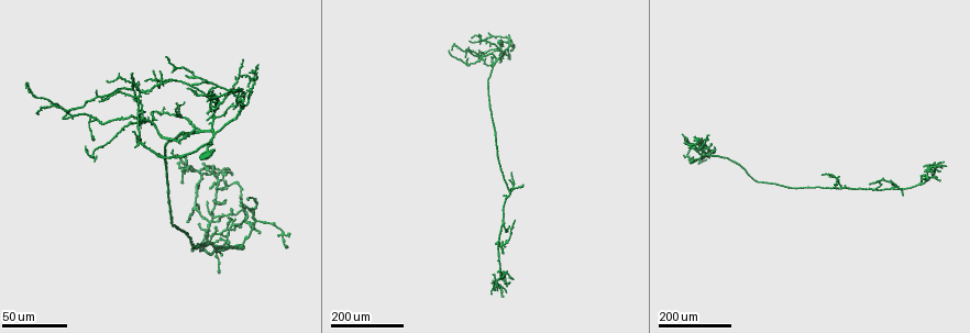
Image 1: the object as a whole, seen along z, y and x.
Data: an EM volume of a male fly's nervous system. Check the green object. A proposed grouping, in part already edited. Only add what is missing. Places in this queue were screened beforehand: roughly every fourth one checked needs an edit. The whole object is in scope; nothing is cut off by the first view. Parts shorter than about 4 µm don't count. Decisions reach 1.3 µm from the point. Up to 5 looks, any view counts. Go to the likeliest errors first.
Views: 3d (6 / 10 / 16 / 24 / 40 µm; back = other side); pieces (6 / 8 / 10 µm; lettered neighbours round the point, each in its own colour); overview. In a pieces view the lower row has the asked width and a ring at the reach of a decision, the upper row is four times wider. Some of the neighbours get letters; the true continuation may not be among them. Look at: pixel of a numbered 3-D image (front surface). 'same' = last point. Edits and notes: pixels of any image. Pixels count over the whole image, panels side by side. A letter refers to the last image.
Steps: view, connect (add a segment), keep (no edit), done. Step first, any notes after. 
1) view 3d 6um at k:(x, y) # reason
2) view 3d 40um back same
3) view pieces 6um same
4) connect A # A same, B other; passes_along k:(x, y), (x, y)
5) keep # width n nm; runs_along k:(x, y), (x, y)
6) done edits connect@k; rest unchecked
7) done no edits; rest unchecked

view 3d 40um at 1:(238, 90) # branch stops here

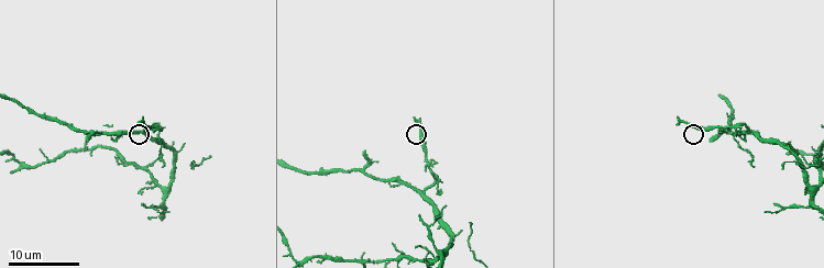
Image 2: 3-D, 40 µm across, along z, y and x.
view pieces 8um at 2:(677, 125)

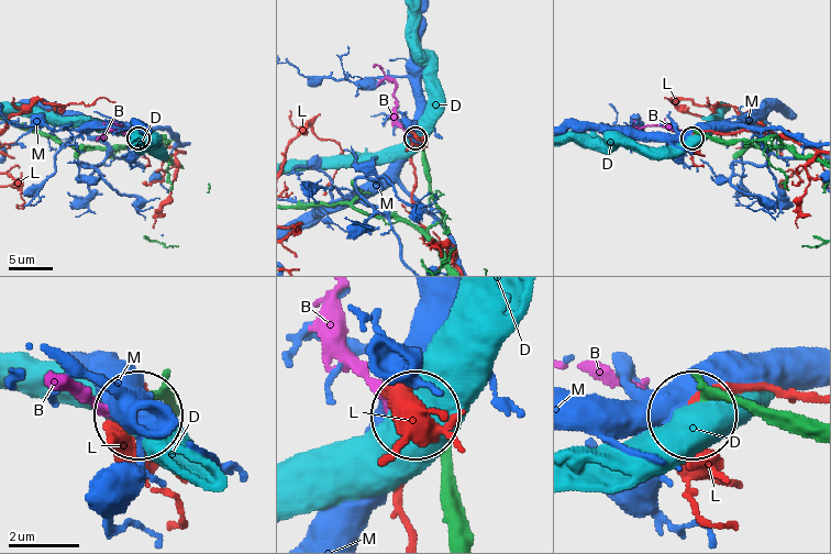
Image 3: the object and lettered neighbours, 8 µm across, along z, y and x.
connect B # width 200 nm; B same, D other, L other, M other; the neuron continues

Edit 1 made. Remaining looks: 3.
view overview # see it whole again

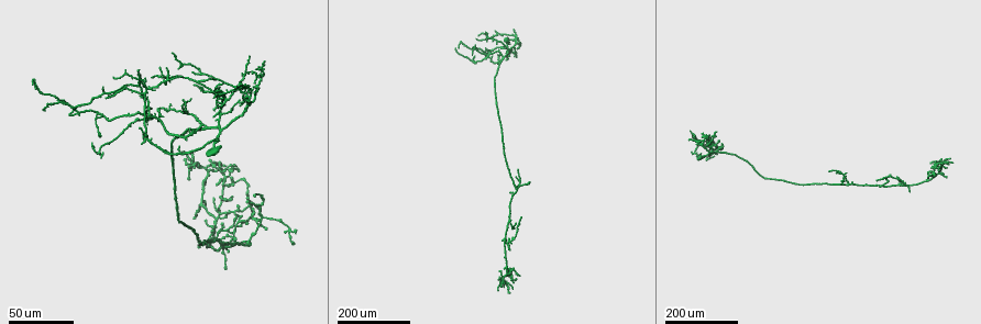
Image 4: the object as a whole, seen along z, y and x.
view 3d 24um at 4:(237, 85)

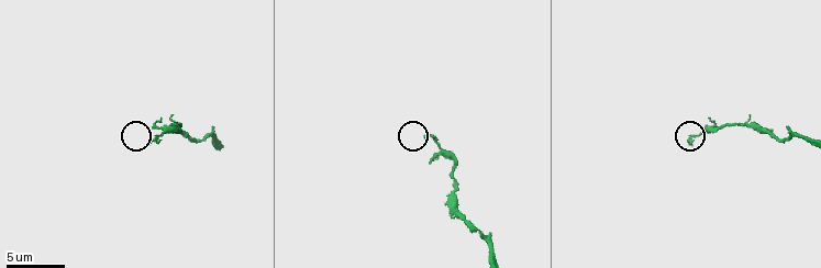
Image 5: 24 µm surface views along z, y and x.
view pieces 6um at 5:(424, 134)

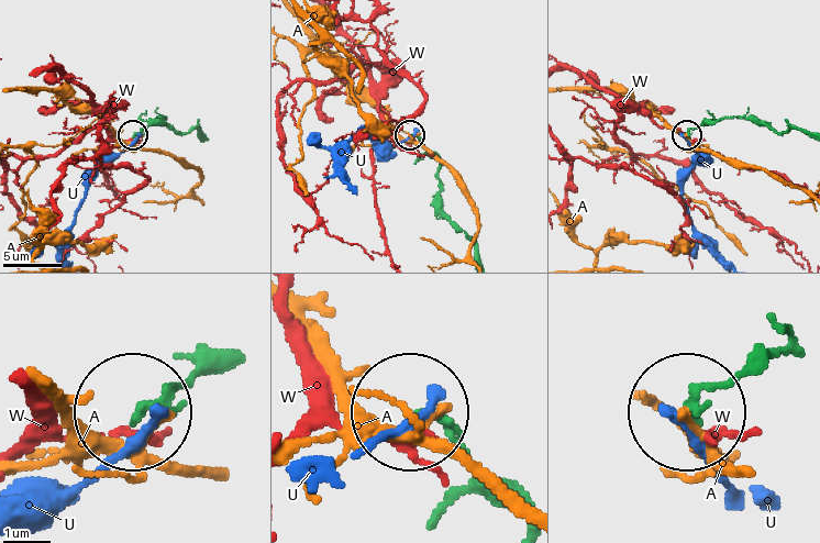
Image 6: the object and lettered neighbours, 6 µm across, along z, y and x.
keep # width 180 nm; A other, U other, W other; runs_along 6:(807, 133), (721, 119), (686, 133); none of them fits

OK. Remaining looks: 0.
done edits connect@3; rest unchecked

